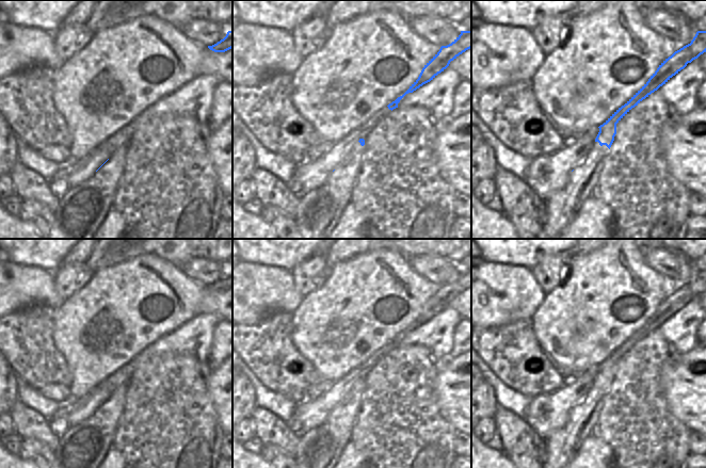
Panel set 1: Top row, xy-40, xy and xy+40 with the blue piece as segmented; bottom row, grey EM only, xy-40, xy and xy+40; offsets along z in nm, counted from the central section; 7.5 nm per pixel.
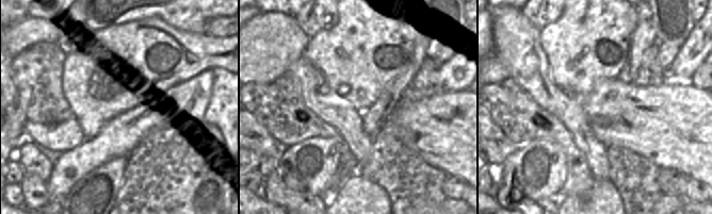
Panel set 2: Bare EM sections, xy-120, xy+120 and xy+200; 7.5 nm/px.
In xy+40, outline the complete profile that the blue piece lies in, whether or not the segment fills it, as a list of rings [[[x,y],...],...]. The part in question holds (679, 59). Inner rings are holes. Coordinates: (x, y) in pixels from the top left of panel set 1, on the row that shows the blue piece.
[[[697,31],[690,44],[665,59],[651,76],[648,81],[603,125],[590,129],[575,140],[567,142],[560,150],[531,159],[524,177],[527,187],[536,195],[546,198],[563,189],[569,174],[580,165],[592,149],[592,142],[606,145],[609,149],[616,134],[616,124],[643,99],[665,84],[673,76],[684,69],[688,63],[706,52],[706,31]]]

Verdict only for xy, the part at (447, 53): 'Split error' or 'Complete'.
Split error.

